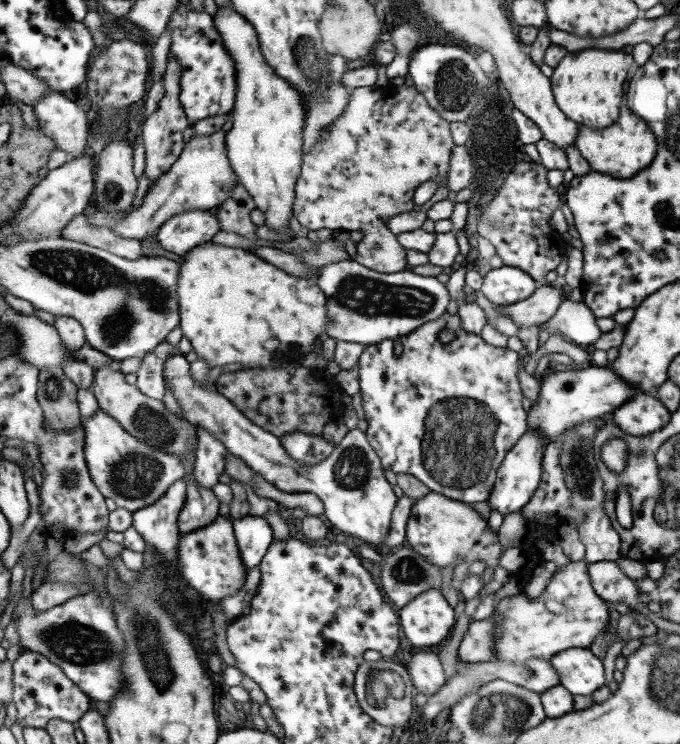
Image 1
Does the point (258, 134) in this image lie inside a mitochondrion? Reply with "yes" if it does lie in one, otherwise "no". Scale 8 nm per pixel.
no

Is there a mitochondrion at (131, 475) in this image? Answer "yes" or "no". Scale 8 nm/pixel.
yes

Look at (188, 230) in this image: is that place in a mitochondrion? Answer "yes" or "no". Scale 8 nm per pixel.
no

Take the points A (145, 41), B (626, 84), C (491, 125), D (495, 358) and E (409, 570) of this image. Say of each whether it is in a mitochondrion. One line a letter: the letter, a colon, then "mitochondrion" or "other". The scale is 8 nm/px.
A: other
B: other
C: mitochondrion
D: other
E: mitochondrion

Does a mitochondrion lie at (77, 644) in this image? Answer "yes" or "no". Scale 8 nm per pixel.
yes

